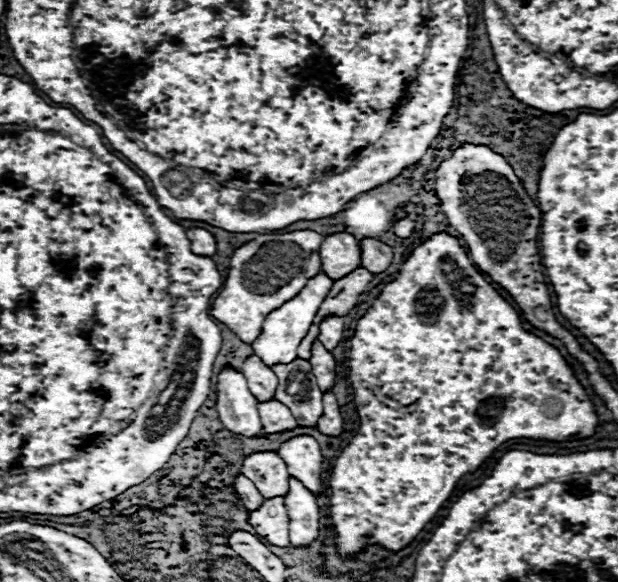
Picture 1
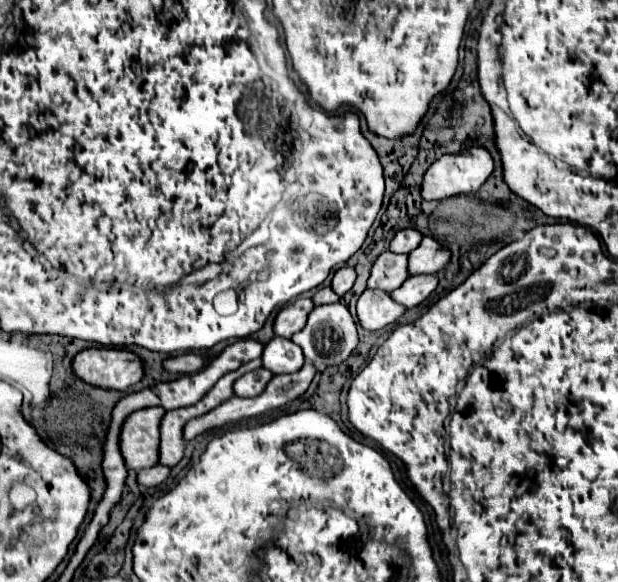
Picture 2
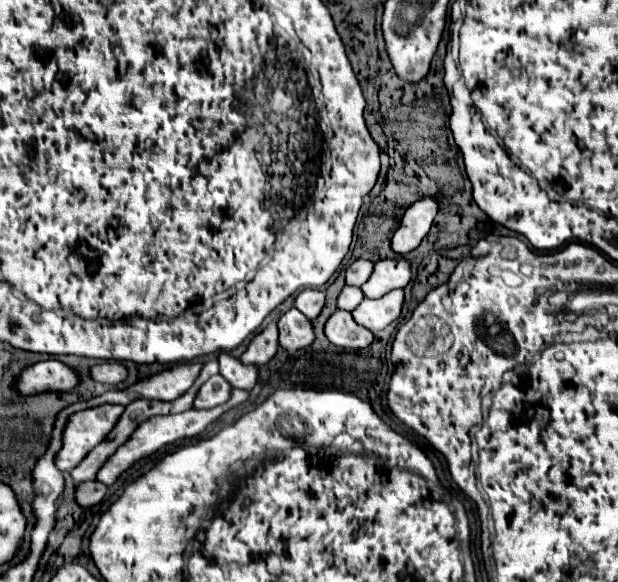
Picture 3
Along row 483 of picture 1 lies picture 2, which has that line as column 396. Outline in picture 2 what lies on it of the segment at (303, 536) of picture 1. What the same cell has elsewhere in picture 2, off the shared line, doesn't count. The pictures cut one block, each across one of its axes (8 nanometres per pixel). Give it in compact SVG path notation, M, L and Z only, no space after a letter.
M418 274L418 276L410 276L390 296L398 304L404 304L406 308L414 308L420 302L424 302L436 290L436 286L438 286L438 276L436 274Z

